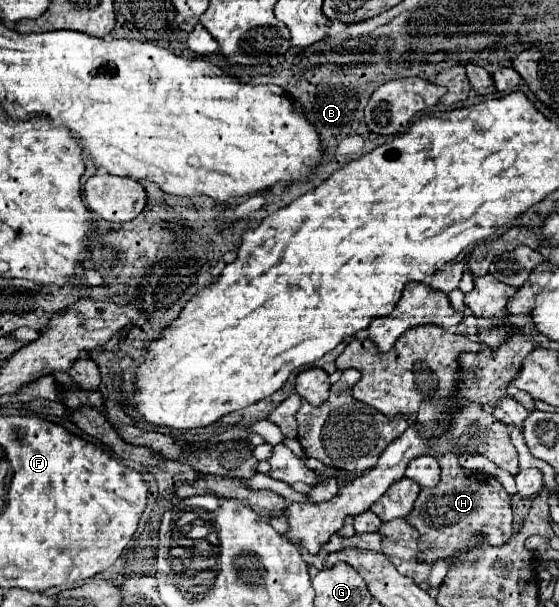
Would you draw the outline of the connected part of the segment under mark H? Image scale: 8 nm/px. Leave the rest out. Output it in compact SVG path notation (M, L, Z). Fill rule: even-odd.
M456 452L442 454L438 462L442 468L440 482L434 488L420 490L414 502L414 510L406 518L406 522L420 534L420 556L416 560L434 564L438 560L472 550L476 546L476 536L482 536L482 542L490 546L504 544L512 536L512 506L510 496L506 494L498 478L486 472L464 470L458 462Z

